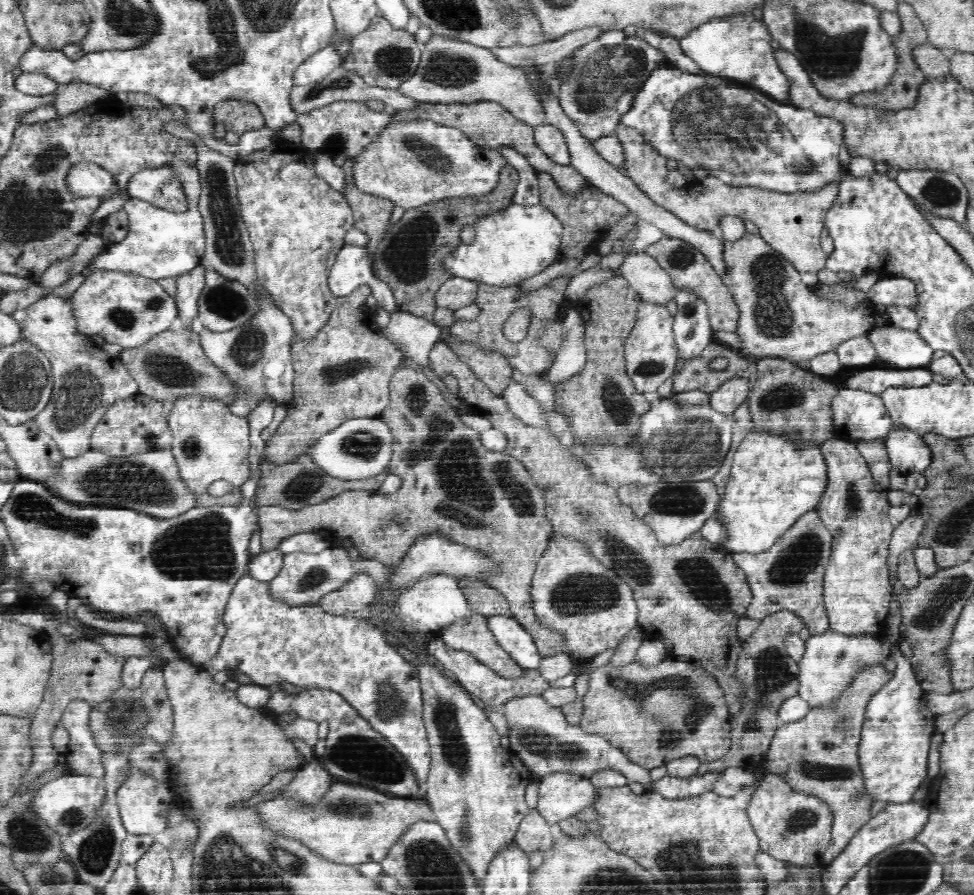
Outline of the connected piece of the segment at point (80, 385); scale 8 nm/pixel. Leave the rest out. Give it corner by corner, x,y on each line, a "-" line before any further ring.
45,295
28,307
15,310
12,317
20,325
23,338
35,344
51,362
52,399
48,406
38,414
38,417
34,418
37,428
52,438
52,441
60,449
63,459
80,456
81,453
91,448
90,437
107,410
116,401
138,393
138,383
132,378
132,375
128,374
119,358
104,357
101,347
97,346
90,337
78,331
73,309
63,298
56,295

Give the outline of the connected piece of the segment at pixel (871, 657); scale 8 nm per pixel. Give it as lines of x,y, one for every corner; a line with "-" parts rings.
830,630
822,634
811,634
805,642
804,656
799,662
798,694
810,705
810,708
827,705
848,686
860,667
886,661
890,655
891,643
886,639
876,640
869,636
852,638

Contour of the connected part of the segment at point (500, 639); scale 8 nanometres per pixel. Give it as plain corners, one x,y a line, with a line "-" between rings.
494,615
487,617
487,620
496,642
522,668
539,668
543,656
531,633
514,616

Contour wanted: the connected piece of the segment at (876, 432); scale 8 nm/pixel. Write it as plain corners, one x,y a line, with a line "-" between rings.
839,388
838,394
833,401
833,422
835,427
835,437
846,441
870,441
885,440
890,431
892,431
892,418
881,394
873,392
864,392
850,388

